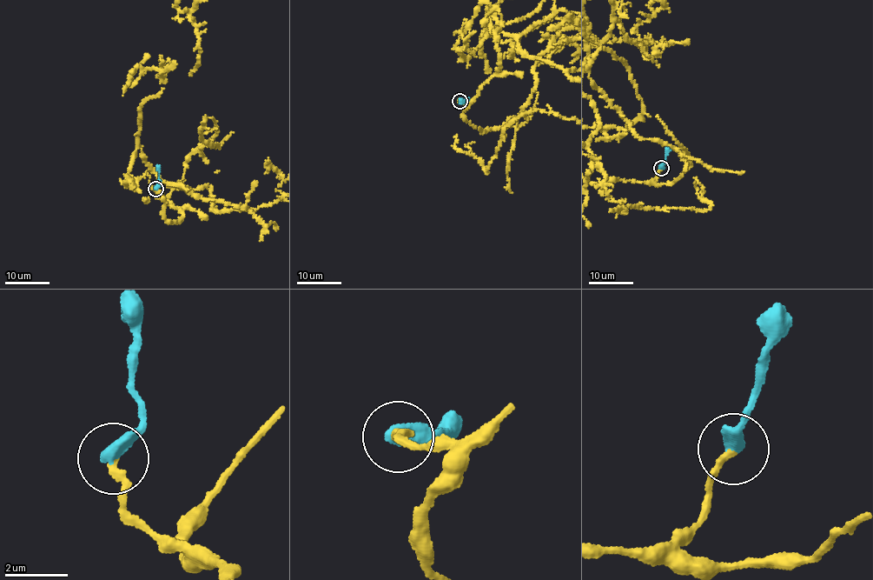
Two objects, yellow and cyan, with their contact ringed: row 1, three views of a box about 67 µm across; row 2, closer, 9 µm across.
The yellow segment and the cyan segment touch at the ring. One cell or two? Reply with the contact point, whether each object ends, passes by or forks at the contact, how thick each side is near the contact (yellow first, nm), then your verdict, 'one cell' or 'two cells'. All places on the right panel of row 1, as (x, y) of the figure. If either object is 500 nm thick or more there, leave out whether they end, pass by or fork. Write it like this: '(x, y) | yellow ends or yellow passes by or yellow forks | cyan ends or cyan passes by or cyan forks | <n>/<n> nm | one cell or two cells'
(661, 168) | 240/550 nm | one cell

